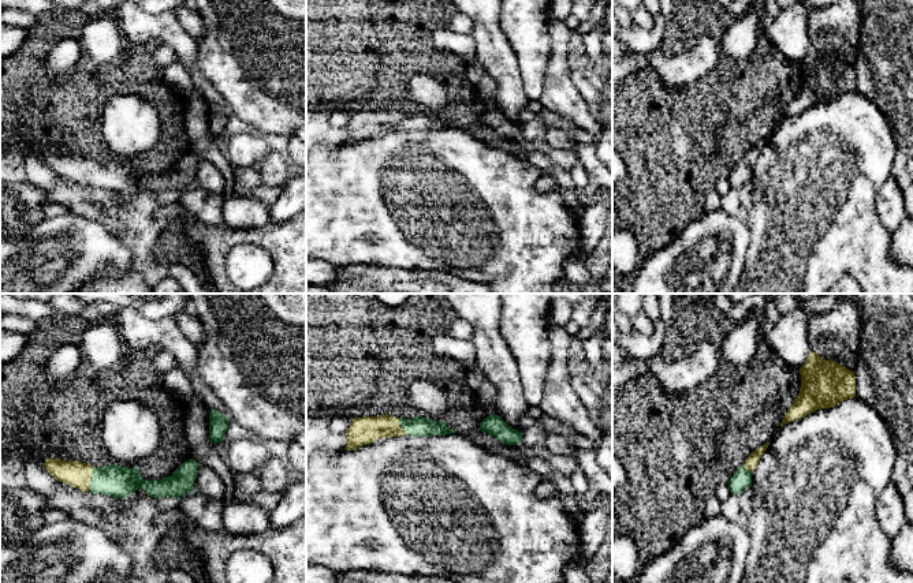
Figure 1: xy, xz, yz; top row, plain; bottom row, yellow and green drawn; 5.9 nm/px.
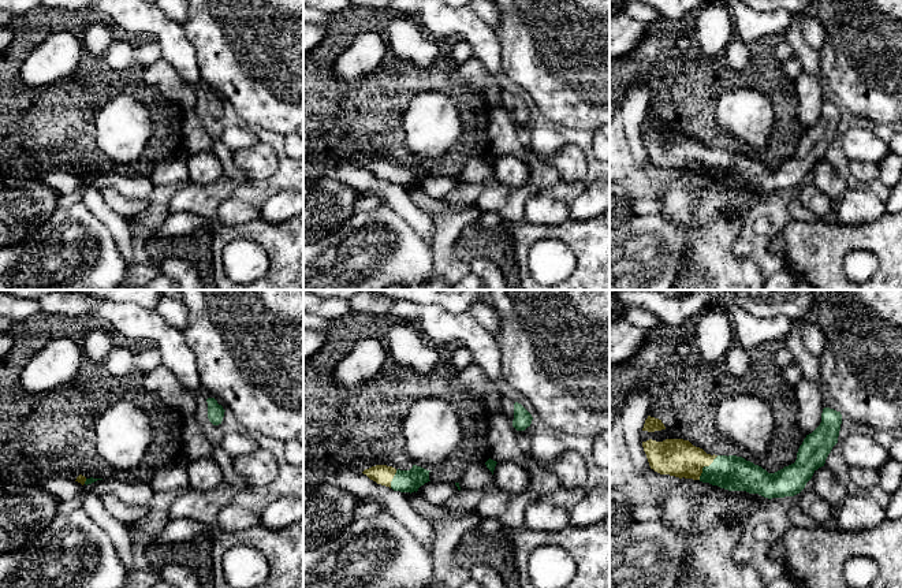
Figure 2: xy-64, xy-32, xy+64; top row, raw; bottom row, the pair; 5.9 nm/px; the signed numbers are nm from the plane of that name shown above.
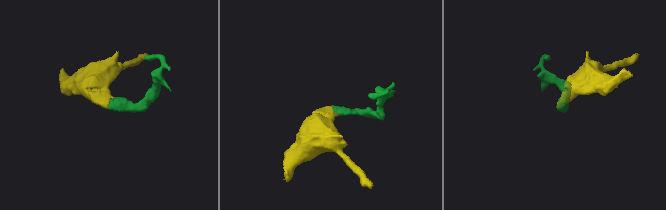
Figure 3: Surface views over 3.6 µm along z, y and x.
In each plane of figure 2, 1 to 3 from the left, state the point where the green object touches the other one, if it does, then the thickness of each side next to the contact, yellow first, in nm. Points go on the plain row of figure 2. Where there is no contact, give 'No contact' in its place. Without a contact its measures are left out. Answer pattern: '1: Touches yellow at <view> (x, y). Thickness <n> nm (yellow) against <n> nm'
1: Touches yellow at xy-64 (85, 174). Thickness 50 nm (yellow) against 40 nm
2: Touches yellow at xy-32 (392, 171). Thickness 120 nm (yellow) against 130 nm
3: Touches yellow at xy+64 (704, 159). Thickness 220 nm (yellow) against 200 nm

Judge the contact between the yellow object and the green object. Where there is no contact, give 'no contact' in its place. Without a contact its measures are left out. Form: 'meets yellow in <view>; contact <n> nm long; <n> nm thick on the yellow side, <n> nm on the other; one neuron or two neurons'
meets yellow in xy; contact 150 nm long; 160 nm thick on the yellow side, 190 nm on the other; one neuron

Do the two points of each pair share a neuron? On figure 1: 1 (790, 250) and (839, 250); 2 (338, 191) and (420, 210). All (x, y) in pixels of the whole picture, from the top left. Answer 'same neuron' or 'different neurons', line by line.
1: same neuron
2: same neuron

